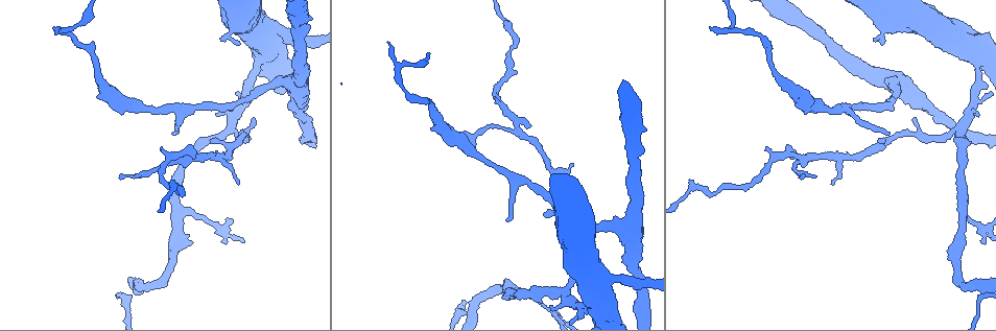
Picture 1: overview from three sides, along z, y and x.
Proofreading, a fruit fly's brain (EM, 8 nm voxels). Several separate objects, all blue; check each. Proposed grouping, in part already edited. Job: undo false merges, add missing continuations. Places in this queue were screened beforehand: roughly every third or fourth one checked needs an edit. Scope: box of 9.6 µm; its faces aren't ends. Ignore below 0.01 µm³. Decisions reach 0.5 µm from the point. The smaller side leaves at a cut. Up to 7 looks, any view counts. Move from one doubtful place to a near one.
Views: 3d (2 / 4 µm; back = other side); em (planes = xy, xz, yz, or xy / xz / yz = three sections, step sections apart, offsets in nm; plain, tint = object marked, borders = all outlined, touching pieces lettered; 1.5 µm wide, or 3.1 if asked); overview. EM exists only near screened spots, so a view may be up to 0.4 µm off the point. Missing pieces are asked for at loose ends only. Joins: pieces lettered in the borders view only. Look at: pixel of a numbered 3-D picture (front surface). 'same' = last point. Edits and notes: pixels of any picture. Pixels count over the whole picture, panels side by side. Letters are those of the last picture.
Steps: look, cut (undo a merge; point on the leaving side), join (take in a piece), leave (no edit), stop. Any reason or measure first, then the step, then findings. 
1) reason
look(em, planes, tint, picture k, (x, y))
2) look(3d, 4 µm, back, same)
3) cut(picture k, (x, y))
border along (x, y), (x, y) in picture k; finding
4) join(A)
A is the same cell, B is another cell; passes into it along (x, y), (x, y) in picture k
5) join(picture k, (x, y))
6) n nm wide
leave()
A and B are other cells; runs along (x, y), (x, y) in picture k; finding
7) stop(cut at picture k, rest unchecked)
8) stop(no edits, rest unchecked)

abrupt turn
look(em, planes, tint, picture 1, (177, 192))

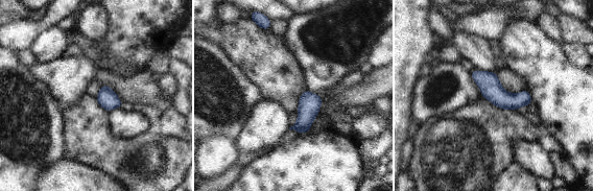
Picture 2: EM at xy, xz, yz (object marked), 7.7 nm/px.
see the neighbours
look(em, planes, borders, same)

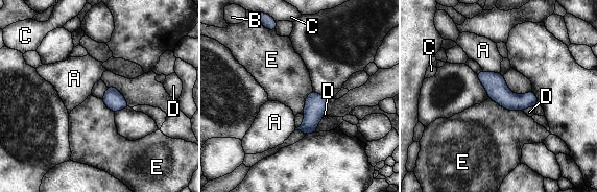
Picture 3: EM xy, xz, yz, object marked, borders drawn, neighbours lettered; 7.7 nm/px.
leave()
A, B, C, D and E are other cells; border along (488, 98), (506, 109), (522, 111) in picture 3; one cell here

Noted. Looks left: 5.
thin neck
look(em, yz, step 8, tint, picture 1, (84, 23))

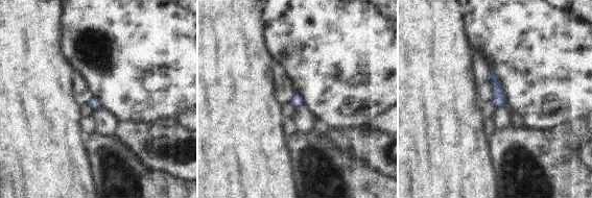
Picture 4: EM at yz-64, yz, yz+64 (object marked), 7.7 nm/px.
another direction
look(em, planes, tint, same)

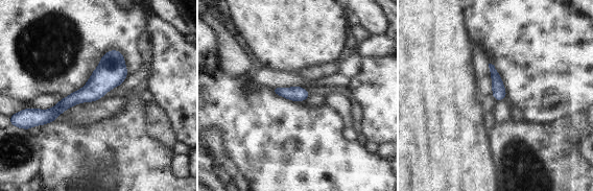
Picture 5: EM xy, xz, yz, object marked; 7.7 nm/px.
see the neighbours
look(em, planes, borders, same)

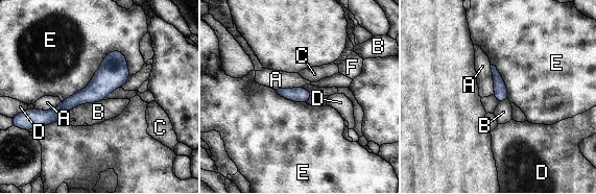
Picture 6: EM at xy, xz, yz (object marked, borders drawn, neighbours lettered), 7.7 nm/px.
100 nm wide
leave()
A, B, C, D, E and F are other cells; border along (102, 99), (79, 103), (56, 121) in picture 6; one cell here

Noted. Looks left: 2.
free end
look(em, xz, step 8, borders, picture 1, (161, 147))

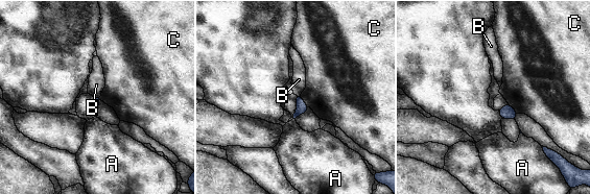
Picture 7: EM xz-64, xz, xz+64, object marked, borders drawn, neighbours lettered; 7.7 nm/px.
cut it another way
look(em, planes, borders, same)

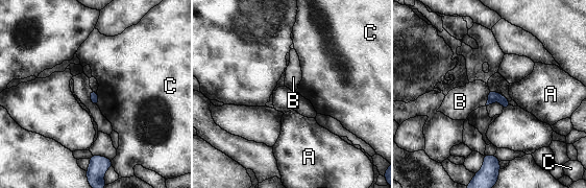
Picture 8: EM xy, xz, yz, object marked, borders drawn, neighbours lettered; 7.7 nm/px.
B touches over 120 nm
leave()
A, B and C are other cells; none of them fits

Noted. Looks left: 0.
stop(no edits, rest unchecked)

